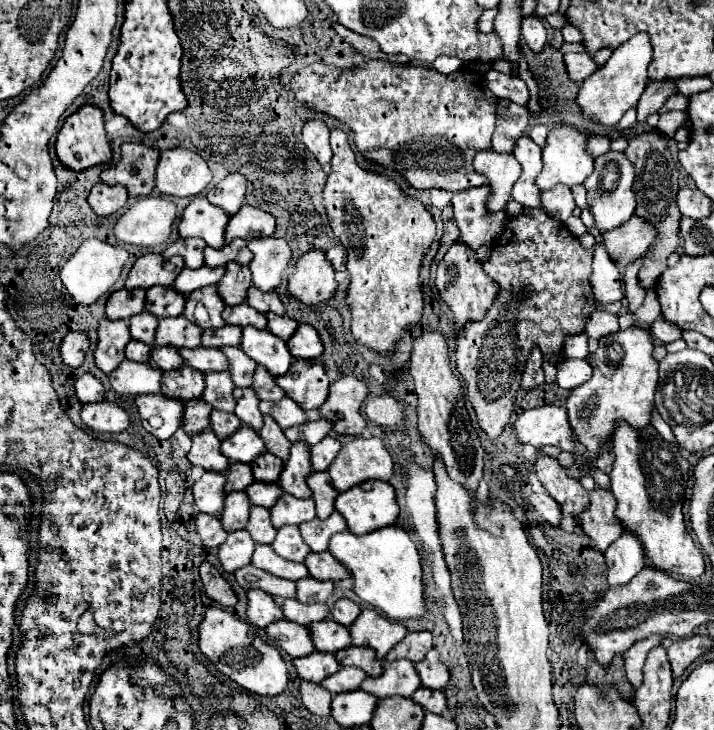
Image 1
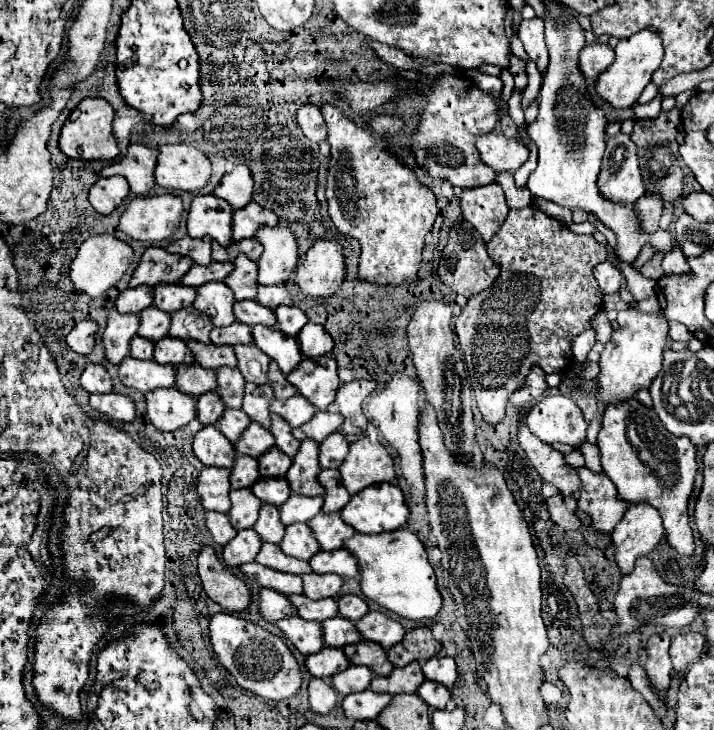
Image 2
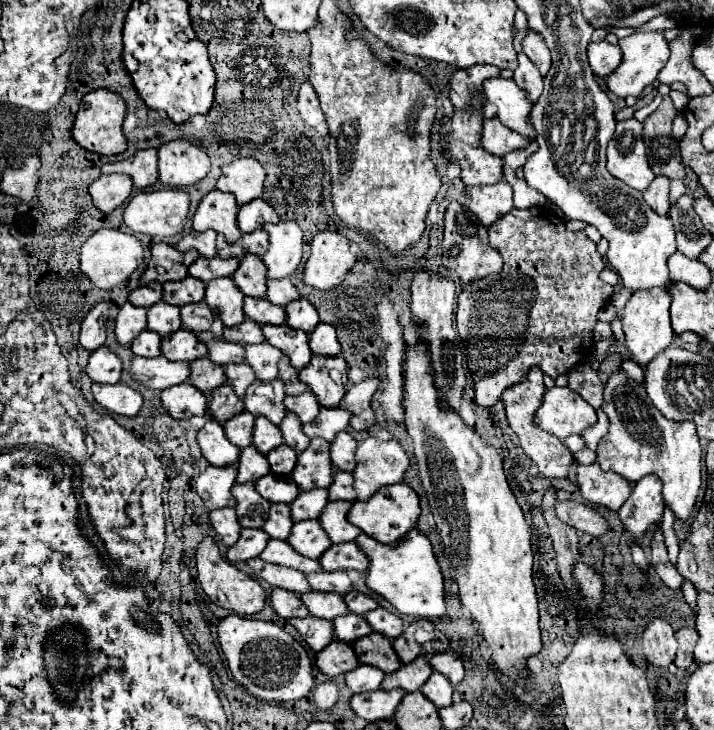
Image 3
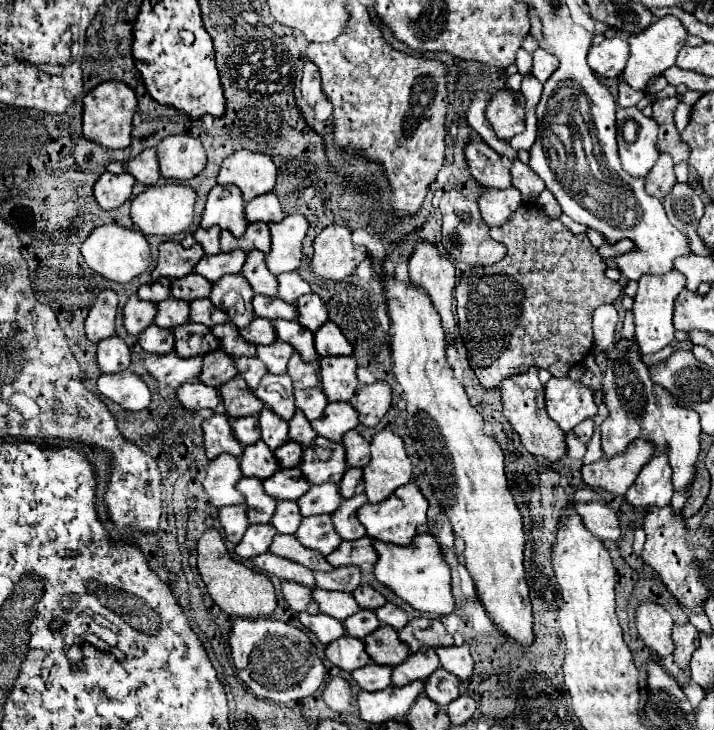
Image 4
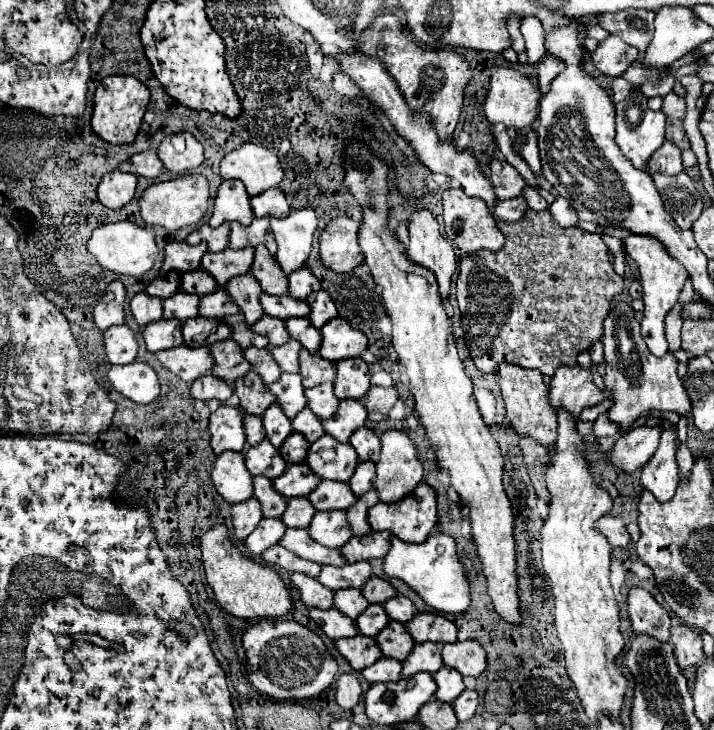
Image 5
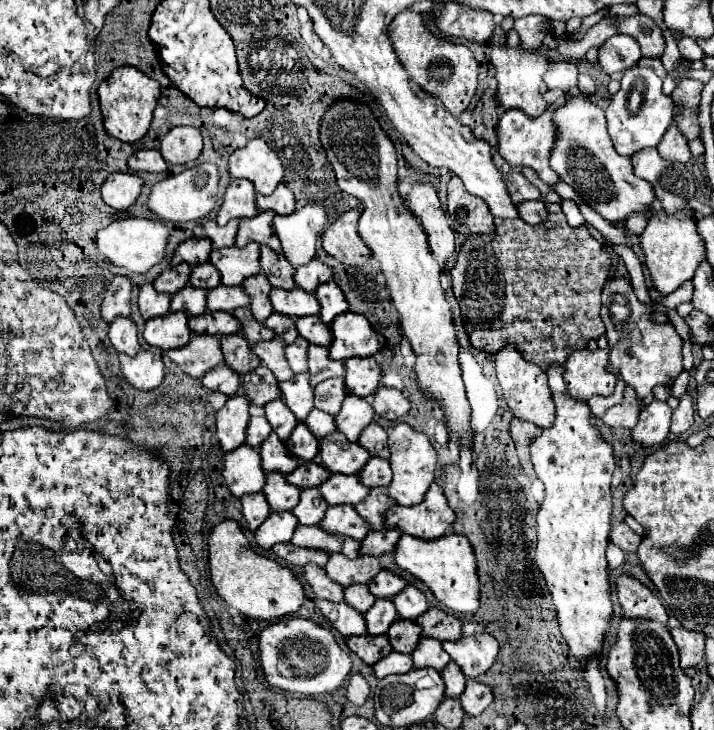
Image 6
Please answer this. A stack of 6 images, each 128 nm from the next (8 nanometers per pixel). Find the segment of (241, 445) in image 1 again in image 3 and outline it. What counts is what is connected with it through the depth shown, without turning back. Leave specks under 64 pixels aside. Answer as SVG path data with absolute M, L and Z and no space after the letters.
M258 416L256 426L254 426L254 446L262 454L268 454L270 450L278 448L280 444L284 444L284 436L282 436L280 428L276 424L272 424L270 420L264 420L264 416Z

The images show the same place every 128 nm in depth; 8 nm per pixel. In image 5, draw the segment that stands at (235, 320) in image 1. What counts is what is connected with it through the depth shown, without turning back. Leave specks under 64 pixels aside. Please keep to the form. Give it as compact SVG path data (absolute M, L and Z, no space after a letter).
M262 294L260 304L266 314L288 320L292 316L308 316L310 308L304 304L304 300L292 300L292 296L282 294L282 296L272 296L272 294Z

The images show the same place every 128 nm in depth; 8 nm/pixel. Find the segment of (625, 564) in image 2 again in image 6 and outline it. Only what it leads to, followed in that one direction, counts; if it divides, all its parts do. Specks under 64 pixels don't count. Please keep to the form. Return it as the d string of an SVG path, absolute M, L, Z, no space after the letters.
M684 392L680 396L678 408L672 414L672 428L670 428L670 432L680 436L682 432L686 432L692 426L692 422L694 422L694 402L692 402L690 392Z

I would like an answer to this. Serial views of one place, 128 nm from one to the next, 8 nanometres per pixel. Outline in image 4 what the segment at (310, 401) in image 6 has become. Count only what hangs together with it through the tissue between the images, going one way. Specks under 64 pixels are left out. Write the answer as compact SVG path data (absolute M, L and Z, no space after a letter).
M266 374L260 382L260 386L254 390L254 394L268 406L272 412L282 416L284 420L290 420L296 412L294 406L294 388L292 378L288 374Z

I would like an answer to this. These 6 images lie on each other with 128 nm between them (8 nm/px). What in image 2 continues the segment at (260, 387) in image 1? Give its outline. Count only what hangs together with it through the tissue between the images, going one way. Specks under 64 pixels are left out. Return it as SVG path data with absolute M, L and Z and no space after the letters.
M274 360L270 362L270 370L268 370L268 384L272 384L274 394L276 394L276 398L280 398L280 400L284 400L284 398L292 398L292 396L298 394L298 392L296 392L296 386L288 384L286 376L280 372L280 368L278 368L278 364L276 364Z

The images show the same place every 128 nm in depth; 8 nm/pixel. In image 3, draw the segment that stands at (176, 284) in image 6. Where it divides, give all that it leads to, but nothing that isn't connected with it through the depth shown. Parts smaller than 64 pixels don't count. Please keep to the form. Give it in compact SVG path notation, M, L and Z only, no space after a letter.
M140 286L140 288L136 288L136 290L130 292L128 300L134 306L150 308L152 304L156 304L156 302L162 300L162 286Z

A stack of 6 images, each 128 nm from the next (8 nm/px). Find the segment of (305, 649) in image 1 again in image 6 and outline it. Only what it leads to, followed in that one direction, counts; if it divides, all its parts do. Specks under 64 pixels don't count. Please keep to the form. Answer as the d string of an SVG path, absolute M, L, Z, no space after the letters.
M318 600L316 606L320 608L320 612L324 614L326 620L332 622L332 626L342 634L342 636L358 636L358 634L366 634L366 620L364 614L356 612L350 604L338 602L332 604L330 600Z

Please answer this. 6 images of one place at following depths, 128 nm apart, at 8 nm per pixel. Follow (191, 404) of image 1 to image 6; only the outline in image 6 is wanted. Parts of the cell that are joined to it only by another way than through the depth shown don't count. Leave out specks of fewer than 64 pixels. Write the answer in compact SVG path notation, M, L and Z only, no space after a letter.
M260 366L254 370L254 374L258 374L262 378L262 384L254 384L250 380L250 374L244 374L242 376L242 388L244 388L244 394L250 398L252 404L258 404L258 406L264 406L266 402L270 400L276 400L280 398L280 388L278 388L278 380L272 376L272 372L268 372L268 368Z

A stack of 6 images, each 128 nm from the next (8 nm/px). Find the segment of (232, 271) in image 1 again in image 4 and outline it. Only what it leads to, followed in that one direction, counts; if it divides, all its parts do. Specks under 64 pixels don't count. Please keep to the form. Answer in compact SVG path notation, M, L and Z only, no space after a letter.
M248 252L246 264L242 268L242 276L252 284L256 294L264 294L264 296L276 296L276 276L272 276L272 272L268 272L268 266L264 264L266 256L264 252Z

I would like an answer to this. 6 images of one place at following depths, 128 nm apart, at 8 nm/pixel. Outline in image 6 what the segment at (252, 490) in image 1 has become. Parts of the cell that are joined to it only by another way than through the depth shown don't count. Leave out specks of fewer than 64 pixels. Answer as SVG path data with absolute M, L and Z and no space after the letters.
M302 460L294 472L290 472L286 478L290 484L296 484L298 488L312 488L320 486L324 480L328 480L330 472L324 472L318 462L314 460Z

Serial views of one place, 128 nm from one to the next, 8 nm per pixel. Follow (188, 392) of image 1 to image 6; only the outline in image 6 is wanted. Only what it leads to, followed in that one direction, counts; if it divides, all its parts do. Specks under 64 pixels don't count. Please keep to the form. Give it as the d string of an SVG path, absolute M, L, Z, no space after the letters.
M240 332L224 336L220 342L226 366L236 370L238 374L248 374L260 366L260 358L252 352L252 346L244 340L244 336L240 336Z

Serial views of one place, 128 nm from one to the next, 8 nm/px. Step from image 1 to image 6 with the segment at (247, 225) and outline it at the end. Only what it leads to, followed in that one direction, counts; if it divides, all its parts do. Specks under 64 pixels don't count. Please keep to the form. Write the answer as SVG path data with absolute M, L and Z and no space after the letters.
M280 184L270 196L258 194L256 196L256 206L258 210L274 210L276 214L292 214L294 212L294 194L286 184Z

